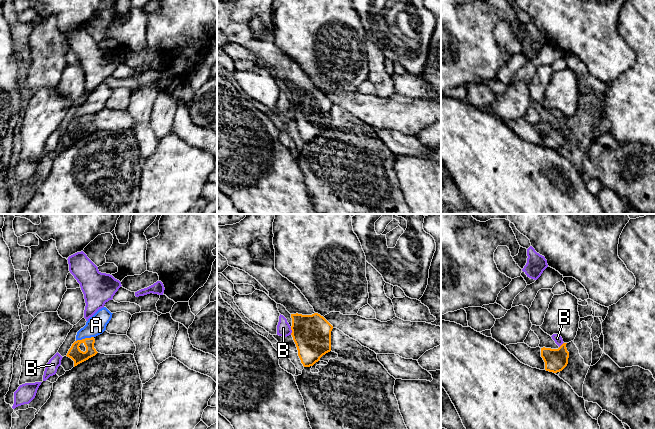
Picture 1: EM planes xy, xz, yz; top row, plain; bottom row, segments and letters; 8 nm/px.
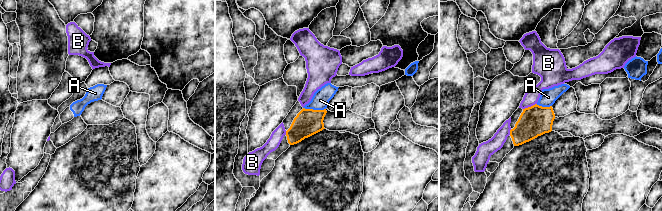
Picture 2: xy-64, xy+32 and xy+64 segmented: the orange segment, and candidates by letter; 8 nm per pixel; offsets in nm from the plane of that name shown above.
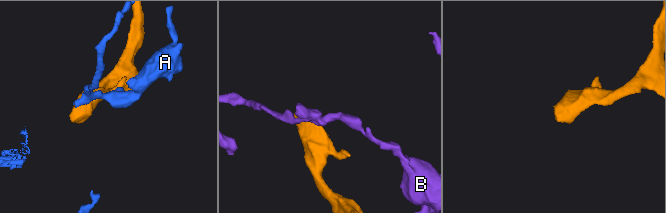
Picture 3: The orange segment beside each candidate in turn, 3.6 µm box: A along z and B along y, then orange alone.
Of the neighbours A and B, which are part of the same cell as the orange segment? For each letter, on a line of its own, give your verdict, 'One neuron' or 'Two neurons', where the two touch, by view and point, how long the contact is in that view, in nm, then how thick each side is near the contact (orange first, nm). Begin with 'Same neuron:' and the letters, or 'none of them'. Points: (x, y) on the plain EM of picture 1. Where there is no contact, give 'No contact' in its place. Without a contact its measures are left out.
Same neuron: none of them
A: Two neurons. Touches orange at xy (85, 114). Shared border 150 nm. Thickness 110 nm (orange) against 160 nm
B: Two neurons. Touches orange at xz (292, 107). Shared border 60 nm. Thickness 300 nm (orange) against 110 nm

